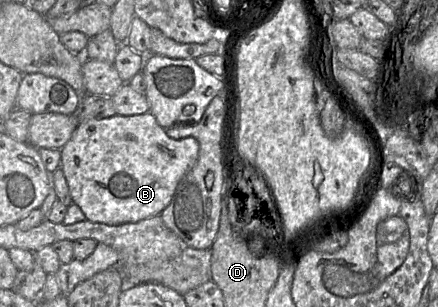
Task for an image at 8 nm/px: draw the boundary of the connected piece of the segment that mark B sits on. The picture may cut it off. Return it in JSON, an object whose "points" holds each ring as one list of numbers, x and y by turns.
{"points":[[152,113,81,120,60,149,61,165,72,201,91,222,107,225,134,223,160,213,169,205,182,177,194,166,200,145,197,139,167,136]]}

